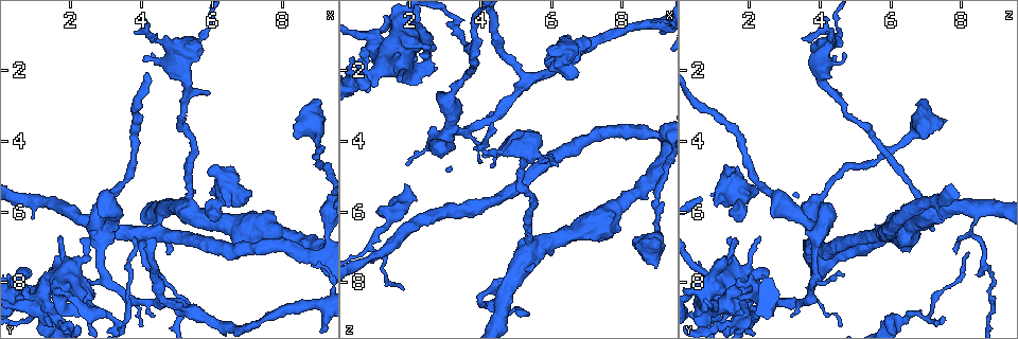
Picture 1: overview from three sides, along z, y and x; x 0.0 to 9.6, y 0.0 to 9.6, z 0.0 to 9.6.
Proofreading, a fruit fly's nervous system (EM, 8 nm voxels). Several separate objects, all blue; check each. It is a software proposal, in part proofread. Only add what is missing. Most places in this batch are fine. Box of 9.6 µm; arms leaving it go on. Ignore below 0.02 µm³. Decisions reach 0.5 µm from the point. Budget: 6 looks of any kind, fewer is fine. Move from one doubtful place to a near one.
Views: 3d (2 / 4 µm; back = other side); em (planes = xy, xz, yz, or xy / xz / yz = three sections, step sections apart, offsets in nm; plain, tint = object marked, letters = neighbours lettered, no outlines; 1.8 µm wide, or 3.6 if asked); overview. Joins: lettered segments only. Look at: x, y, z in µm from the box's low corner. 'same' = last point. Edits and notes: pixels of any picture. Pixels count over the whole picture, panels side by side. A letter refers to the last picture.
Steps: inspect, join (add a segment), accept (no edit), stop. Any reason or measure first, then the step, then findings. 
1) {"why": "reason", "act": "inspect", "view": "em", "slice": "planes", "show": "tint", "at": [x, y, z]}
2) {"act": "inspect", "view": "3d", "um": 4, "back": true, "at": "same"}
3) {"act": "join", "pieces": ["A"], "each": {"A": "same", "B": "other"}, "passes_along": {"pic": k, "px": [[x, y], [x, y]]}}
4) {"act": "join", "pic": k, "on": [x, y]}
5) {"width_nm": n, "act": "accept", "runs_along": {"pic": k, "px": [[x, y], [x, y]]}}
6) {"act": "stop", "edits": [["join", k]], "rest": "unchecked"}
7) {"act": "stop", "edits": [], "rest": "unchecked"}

{"why": "stops while still wide", "act": "inspect", "view": "3d", "um": 2, "at": [6.80, 5.30, 2.15]}

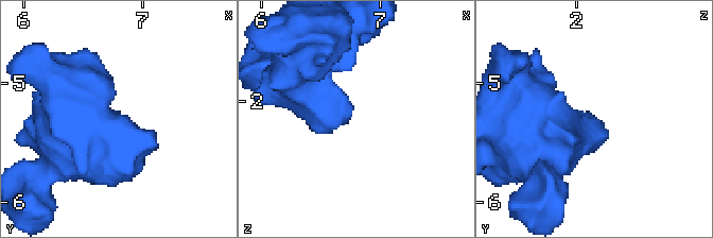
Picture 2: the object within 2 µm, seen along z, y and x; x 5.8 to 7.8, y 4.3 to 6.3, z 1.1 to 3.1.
{"act": "inspect", "view": "em", "slice": "xy", "step": 8, "show": "tint", "at": [6.74, 5.28, 2.12]}

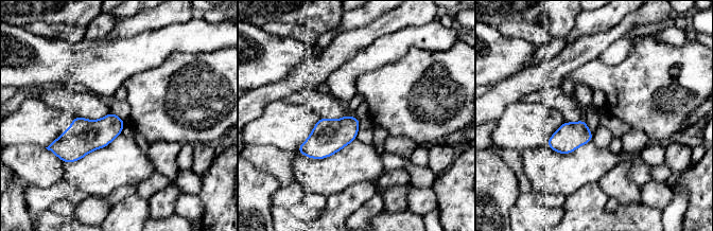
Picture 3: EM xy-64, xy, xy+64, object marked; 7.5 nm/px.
{"why": "another direction", "act": "inspect", "view": "em", "slice": "yz", "step": 4, "show": "letters", "at": "same"}

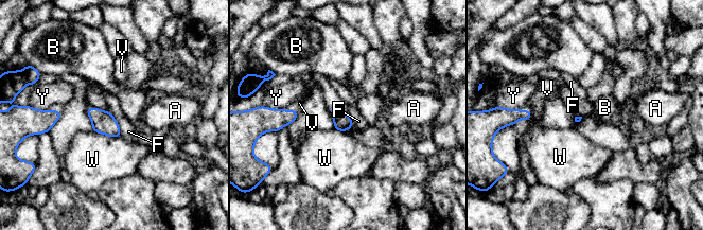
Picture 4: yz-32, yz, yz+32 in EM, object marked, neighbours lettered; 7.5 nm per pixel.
{"act": "accept", "each": {"A": "other", "B": "other", "F": "other", "V": "other", "W": "other", "Y": "other"}, "border": {"pic": 4, "px": [[108, 110], [116, 120], [121, 136]]}, "found": "no lettered segment goes on from it"}

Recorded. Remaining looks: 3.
{"why": "an open end", "act": "inspect", "view": "em", "slice": "planes", "show": "tint", "at": [9.10, 2.85, 6.85]}

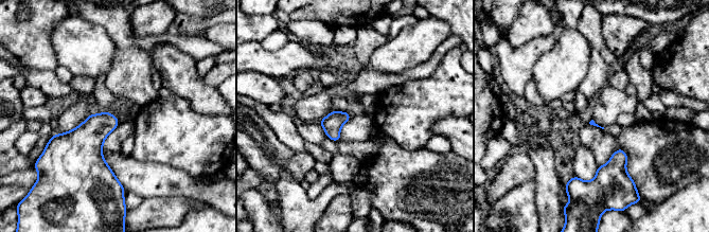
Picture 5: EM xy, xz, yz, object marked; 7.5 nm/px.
{"why": "what lies round it", "act": "inspect", "view": "em", "slice": "planes", "show": "letters", "at": "same"}

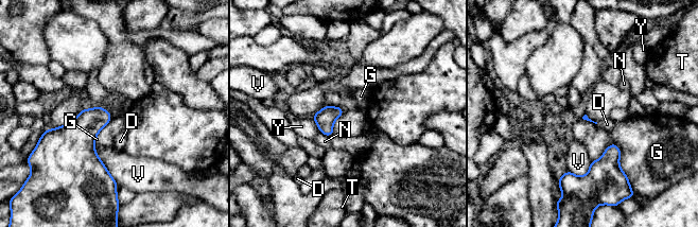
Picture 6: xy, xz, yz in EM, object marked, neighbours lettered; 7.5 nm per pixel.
{"act": "accept", "each": {"D": "other", "G": "other", "N": "other", "T": "other", "V": "other", "Y": "other"}, "border": {"pic": 6, "px": [[592, 159], [614, 143], [625, 173]]}, "found": "none of them fits"}

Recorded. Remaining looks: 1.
{"act": "stop", "edits": [], "rest": "unchecked"}

